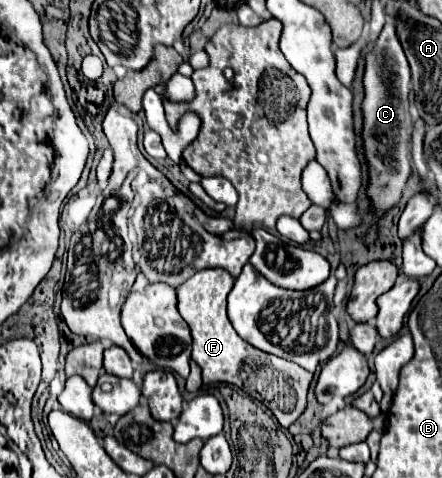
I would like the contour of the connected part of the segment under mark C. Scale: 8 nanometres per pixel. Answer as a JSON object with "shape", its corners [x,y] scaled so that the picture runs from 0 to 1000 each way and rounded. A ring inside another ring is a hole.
{"shape":[[[876,46],[848,88],[848,96],[830,109],[826,130],[826,209],[821,209],[821,293],[826,293],[826,326],[835,339],[835,414],[839,431],[848,435],[848,460],[867,452],[880,435],[889,435],[916,381],[930,364],[930,272],[934,272],[934,243],[925,230],[925,134],[912,113],[907,88],[894,67],[894,50]]]}

